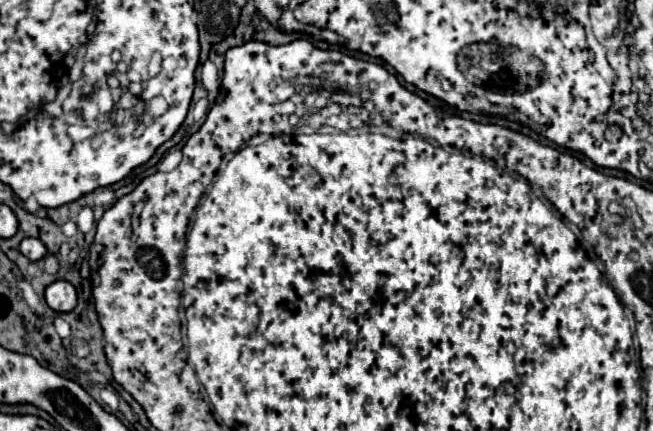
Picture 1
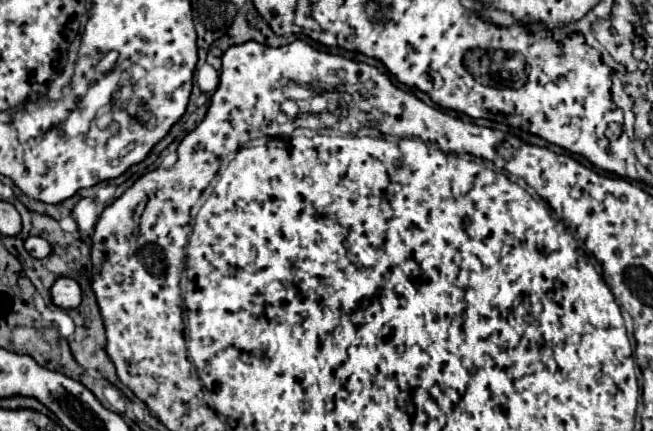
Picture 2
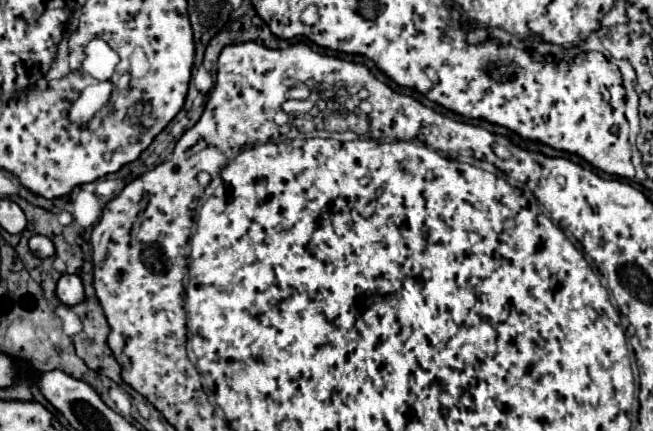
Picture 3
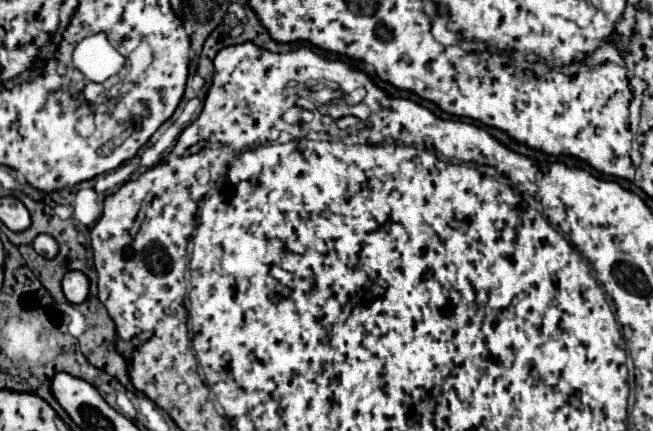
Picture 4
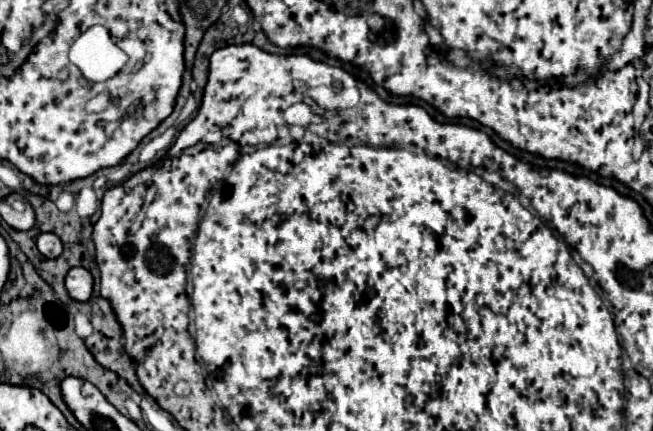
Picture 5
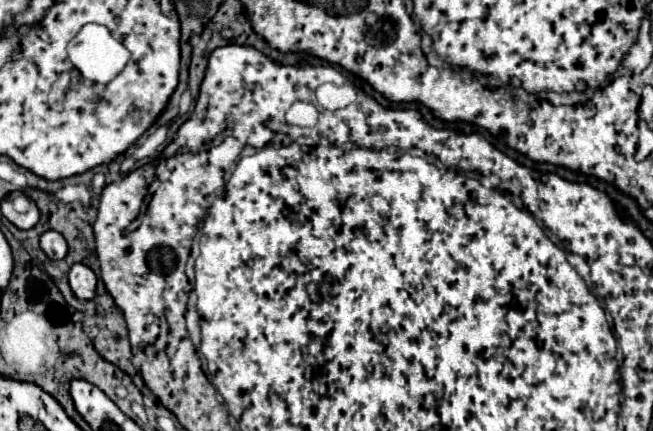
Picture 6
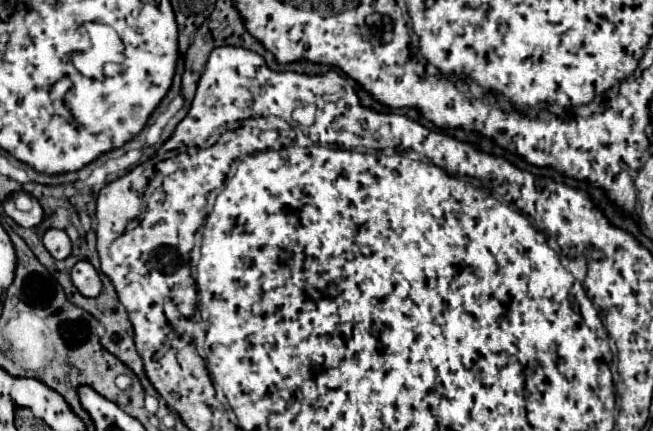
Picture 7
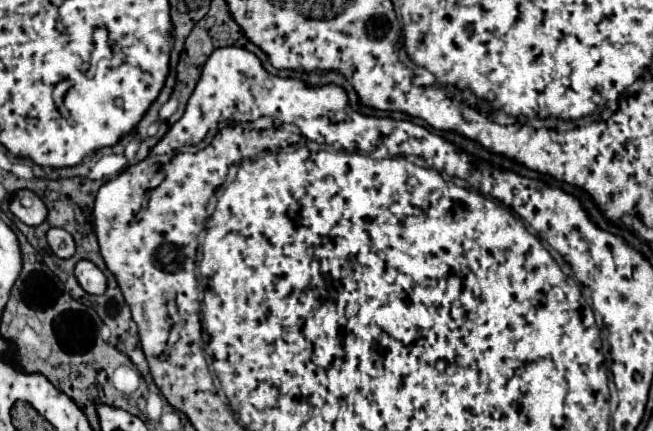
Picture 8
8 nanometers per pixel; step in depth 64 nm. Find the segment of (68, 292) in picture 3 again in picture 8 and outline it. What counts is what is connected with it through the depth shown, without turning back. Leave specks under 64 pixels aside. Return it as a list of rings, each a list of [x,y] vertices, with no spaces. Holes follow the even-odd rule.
[[[80,260],[74,268],[74,276],[88,294],[102,294],[106,290],[106,276],[90,260]]]

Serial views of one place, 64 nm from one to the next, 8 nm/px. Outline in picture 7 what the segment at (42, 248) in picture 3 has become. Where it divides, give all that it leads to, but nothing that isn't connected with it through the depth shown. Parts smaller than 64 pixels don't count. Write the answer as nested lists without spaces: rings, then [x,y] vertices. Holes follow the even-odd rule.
[[[50,228],[46,234],[44,234],[44,246],[46,250],[50,252],[52,258],[56,260],[64,260],[68,258],[70,250],[72,250],[72,244],[70,244],[70,238],[66,236],[64,230],[56,230],[56,228]]]

